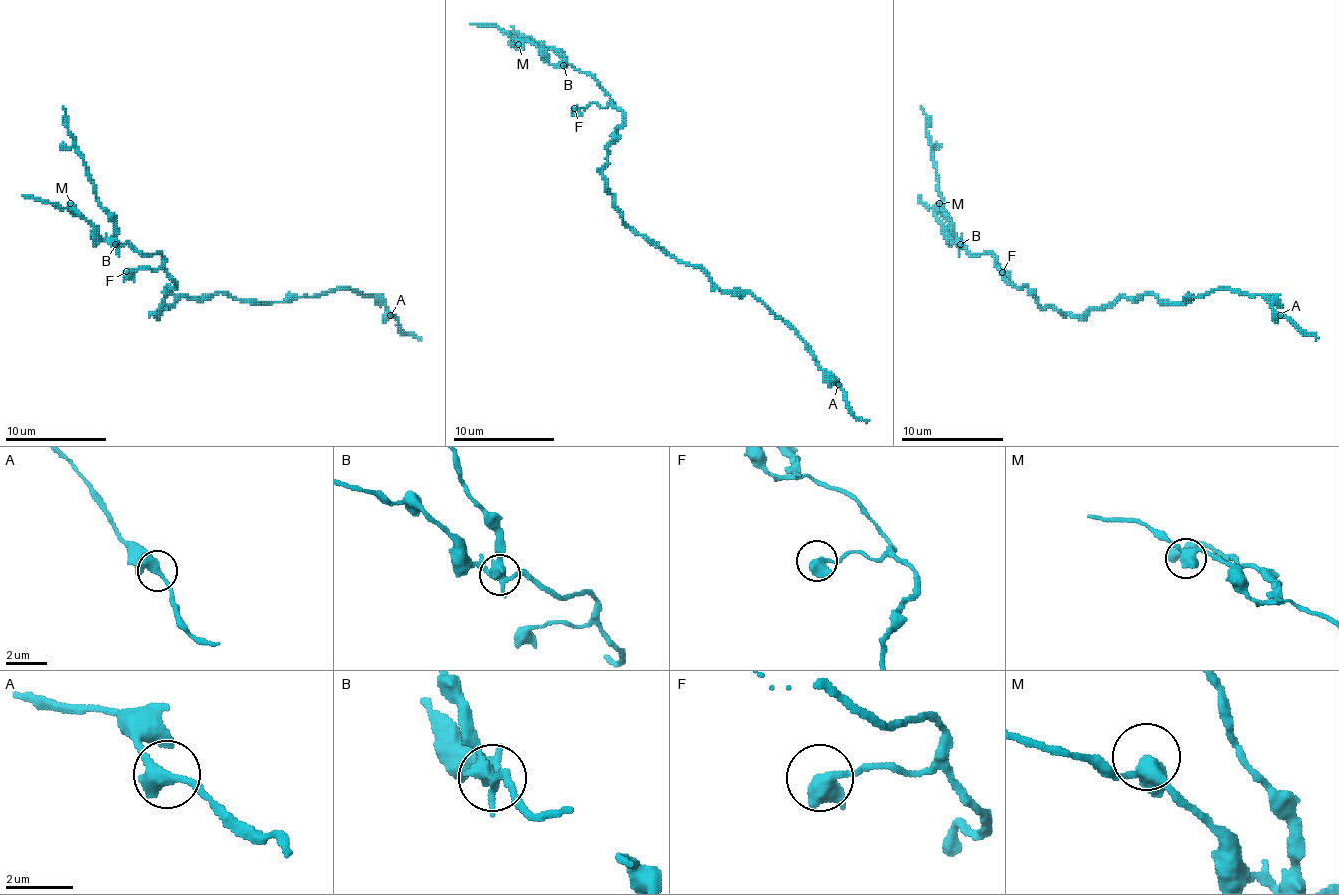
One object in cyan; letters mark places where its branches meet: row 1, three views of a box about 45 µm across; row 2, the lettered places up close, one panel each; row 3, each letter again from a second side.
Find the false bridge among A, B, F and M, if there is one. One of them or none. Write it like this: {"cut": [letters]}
{"cut": ["B"]}

